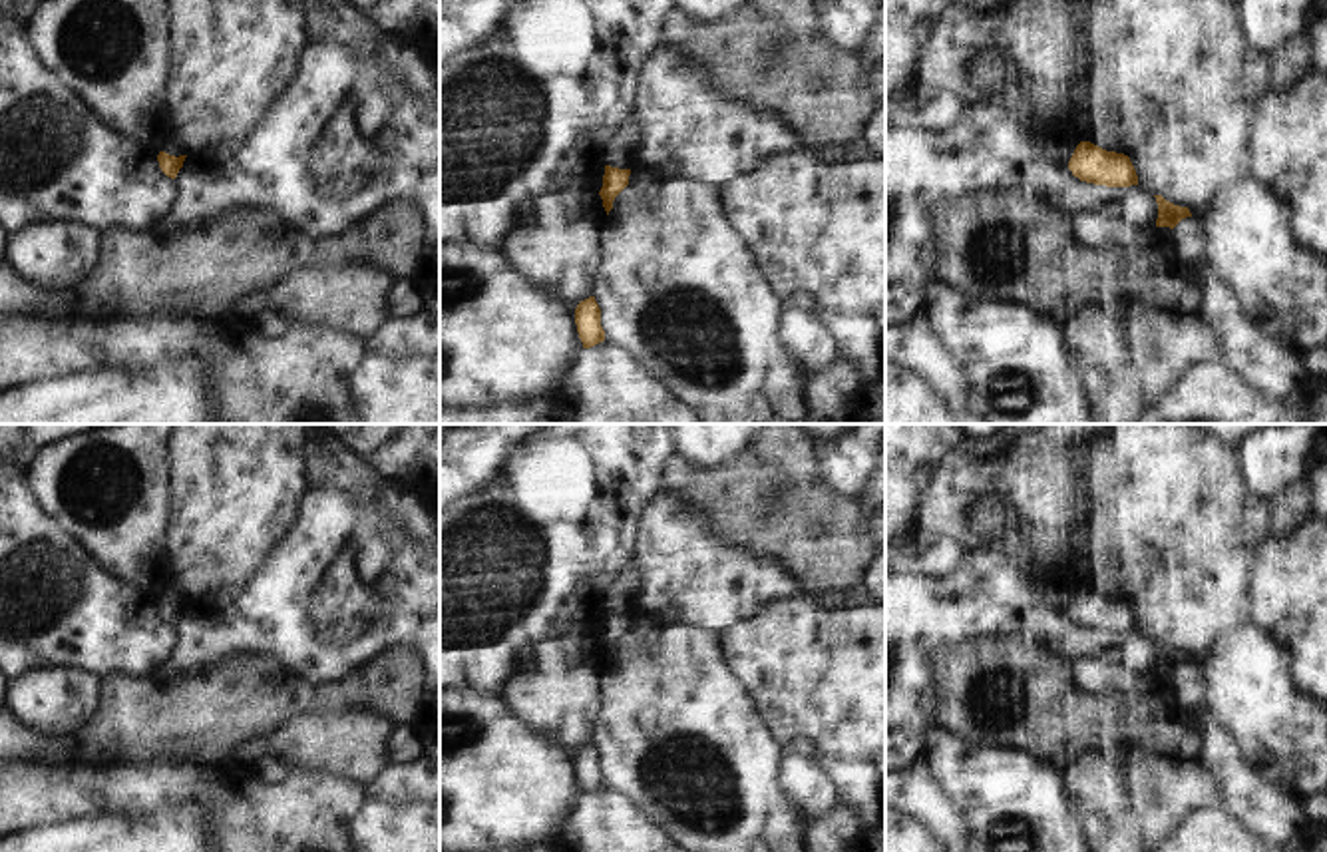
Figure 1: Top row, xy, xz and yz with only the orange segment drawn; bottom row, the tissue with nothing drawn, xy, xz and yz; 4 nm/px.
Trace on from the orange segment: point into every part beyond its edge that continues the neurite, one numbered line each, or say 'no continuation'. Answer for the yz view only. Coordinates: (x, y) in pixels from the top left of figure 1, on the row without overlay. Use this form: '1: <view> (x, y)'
1: yz (1059, 596)

